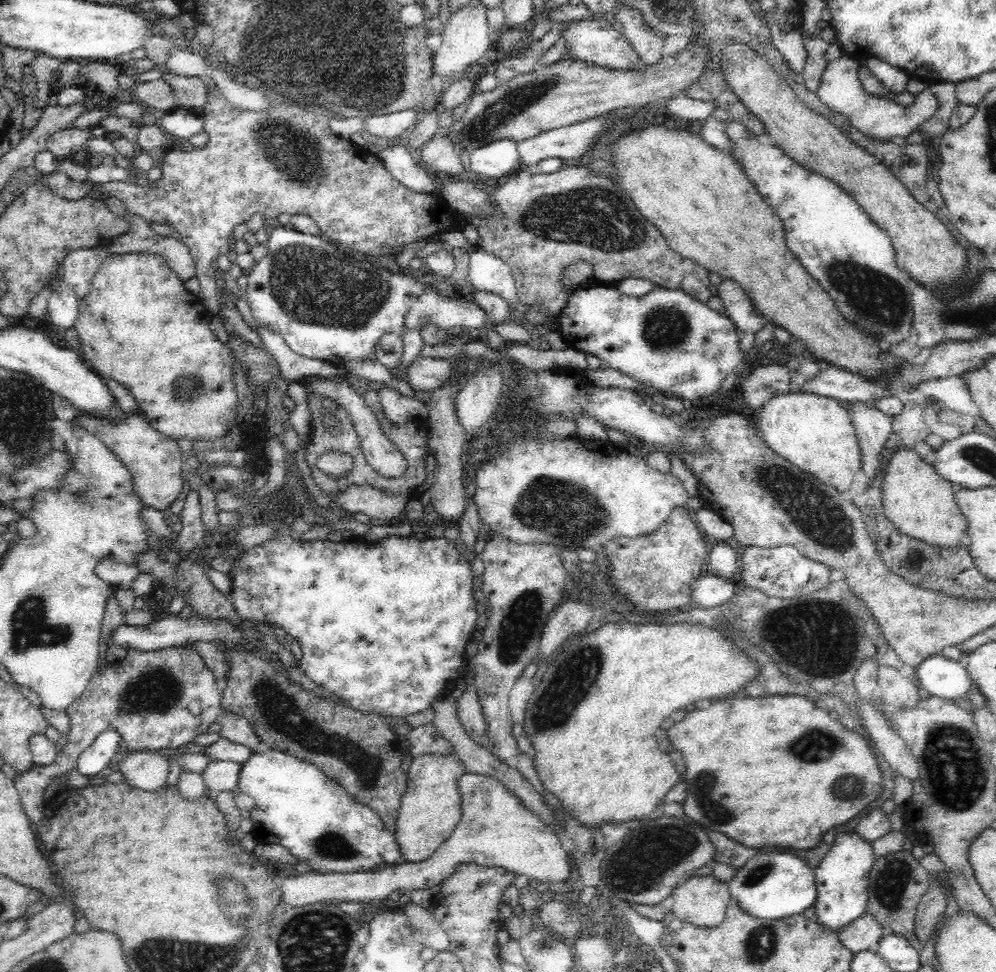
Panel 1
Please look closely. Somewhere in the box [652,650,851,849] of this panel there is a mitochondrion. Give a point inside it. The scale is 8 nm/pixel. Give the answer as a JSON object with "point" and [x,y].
{"point":[815,743]}

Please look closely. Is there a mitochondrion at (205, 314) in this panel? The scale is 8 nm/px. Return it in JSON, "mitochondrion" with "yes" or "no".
{"mitochondrion":"no"}

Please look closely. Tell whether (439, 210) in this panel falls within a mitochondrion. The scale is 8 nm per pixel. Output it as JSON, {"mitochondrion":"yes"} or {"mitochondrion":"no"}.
{"mitochondrion":"no"}

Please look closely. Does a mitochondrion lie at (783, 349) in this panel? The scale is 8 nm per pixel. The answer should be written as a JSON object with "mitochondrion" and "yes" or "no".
{"mitochondrion":"no"}

